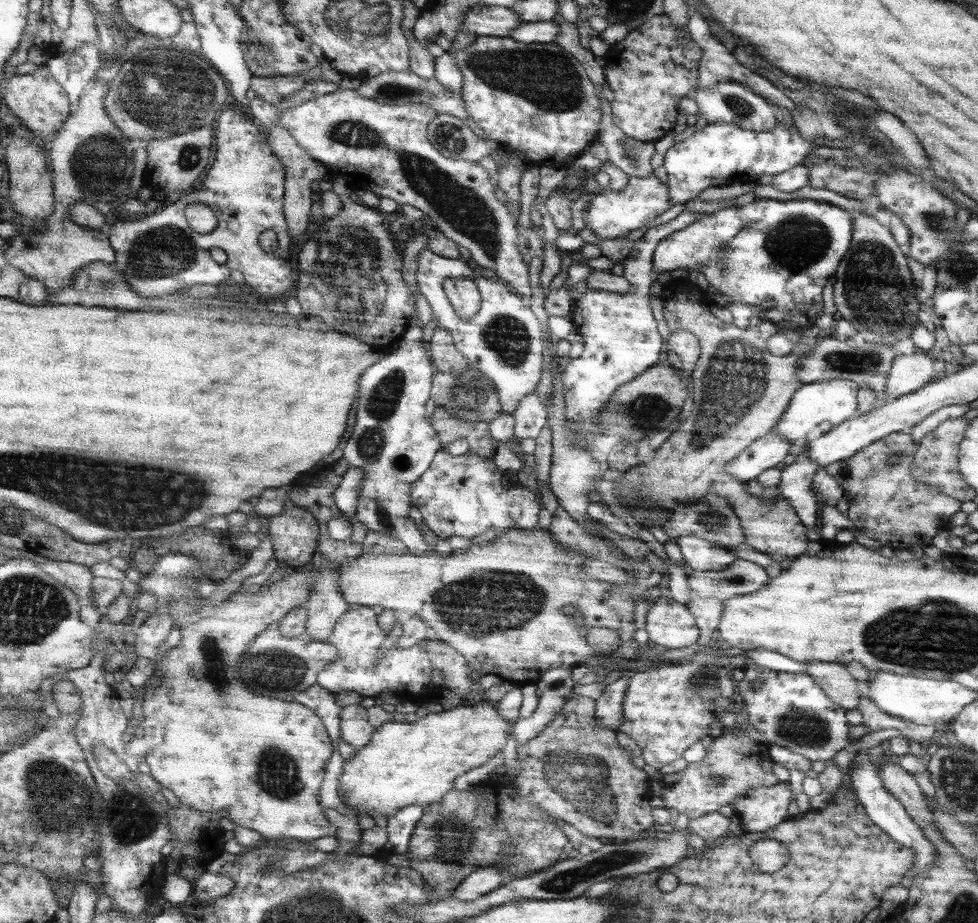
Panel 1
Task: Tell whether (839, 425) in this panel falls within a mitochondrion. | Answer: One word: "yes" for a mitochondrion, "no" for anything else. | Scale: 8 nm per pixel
no

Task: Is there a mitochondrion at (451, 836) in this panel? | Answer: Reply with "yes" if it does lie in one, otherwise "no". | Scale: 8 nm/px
yes

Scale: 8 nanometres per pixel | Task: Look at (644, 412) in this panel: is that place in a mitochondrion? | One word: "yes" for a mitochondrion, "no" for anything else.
yes

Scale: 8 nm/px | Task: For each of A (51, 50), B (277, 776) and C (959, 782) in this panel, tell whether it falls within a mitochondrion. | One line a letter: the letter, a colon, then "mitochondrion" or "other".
A: other
B: mitochondrion
C: mitochondrion

